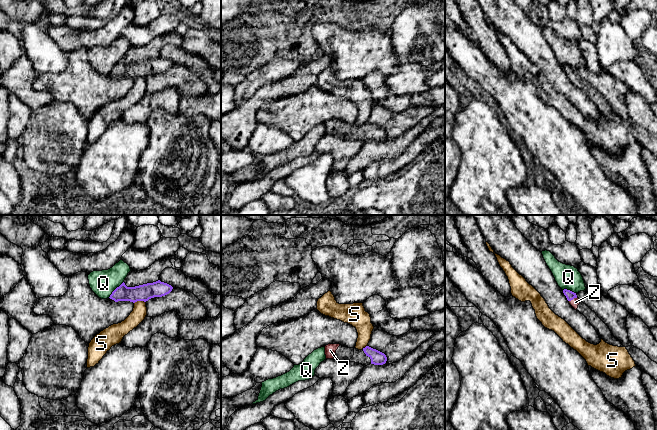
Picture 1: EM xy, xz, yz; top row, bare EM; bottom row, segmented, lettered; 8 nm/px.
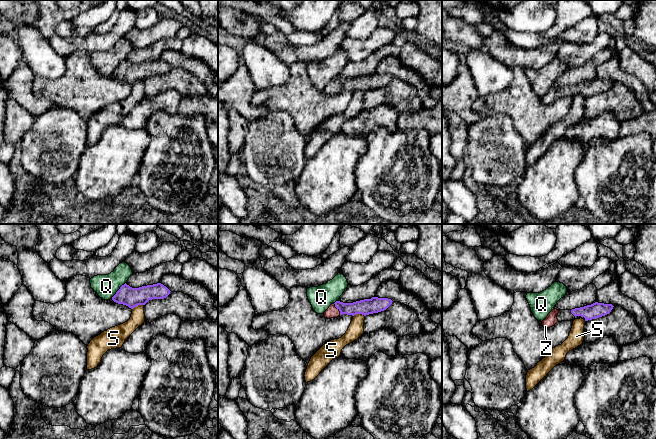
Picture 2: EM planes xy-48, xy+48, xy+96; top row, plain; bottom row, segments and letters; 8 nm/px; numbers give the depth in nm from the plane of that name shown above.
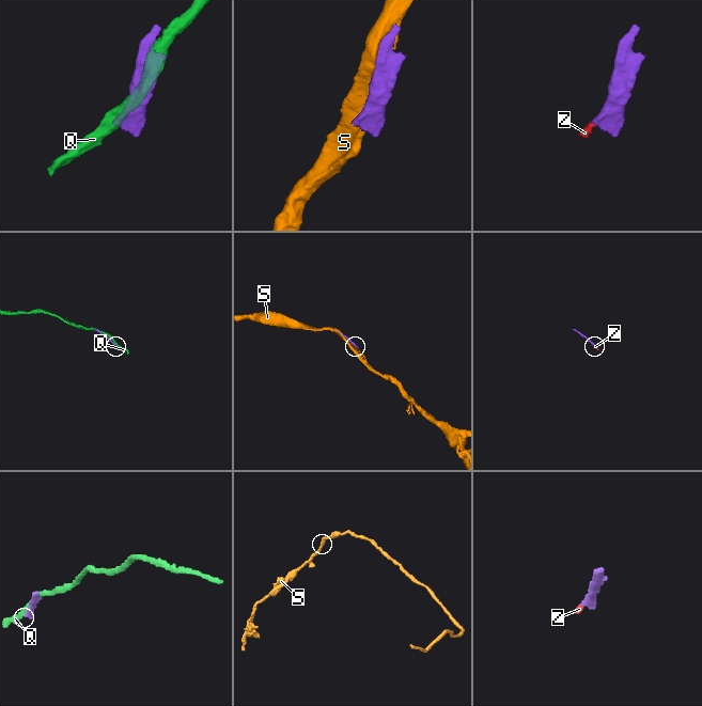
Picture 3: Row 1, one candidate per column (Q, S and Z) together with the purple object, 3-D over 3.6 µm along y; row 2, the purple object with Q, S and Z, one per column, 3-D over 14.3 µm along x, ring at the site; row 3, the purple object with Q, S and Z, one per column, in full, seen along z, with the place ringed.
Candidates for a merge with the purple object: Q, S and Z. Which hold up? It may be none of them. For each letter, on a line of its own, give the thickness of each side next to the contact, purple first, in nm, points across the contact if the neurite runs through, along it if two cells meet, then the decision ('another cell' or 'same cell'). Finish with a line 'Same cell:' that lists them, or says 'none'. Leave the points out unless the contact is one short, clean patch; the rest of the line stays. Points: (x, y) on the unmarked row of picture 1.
Q: 130/200 nm | another cell
S: 130/120 nm | another cell
Z: 70/70 nm | same cell
Same cell: Z

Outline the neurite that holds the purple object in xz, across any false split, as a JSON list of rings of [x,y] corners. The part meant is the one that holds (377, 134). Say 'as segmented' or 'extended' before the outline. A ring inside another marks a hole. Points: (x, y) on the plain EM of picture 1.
extended | [[[328,120],[325,122],[326,135],[336,134],[340,137],[350,137],[362,140],[364,143],[370,140],[383,141],[387,137],[384,129],[366,122],[362,126],[348,124],[340,120]]]

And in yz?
extended | [[[564,65],[563,69],[569,77],[569,80],[587,94],[588,98],[595,104],[601,115],[610,121],[621,123],[621,118],[613,112],[609,103],[596,91],[594,87],[579,76],[576,69],[567,65]]]

